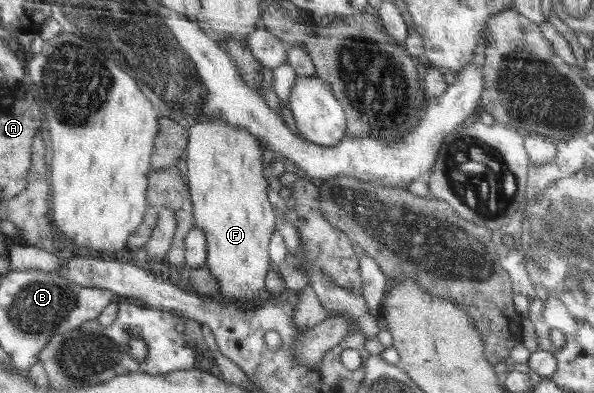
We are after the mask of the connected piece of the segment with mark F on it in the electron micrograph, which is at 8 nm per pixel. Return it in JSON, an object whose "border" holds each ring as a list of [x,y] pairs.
{"border":[[[198,120],[194,126],[188,129],[189,139],[185,149],[186,167],[187,167],[187,186],[189,187],[189,193],[192,201],[192,214],[194,217],[193,226],[197,226],[204,231],[206,235],[206,262],[205,267],[210,271],[212,276],[217,278],[220,286],[220,295],[226,300],[231,299],[242,300],[246,298],[248,302],[252,300],[259,300],[260,293],[264,290],[265,278],[273,266],[271,258],[269,257],[269,243],[272,233],[275,231],[275,209],[270,205],[267,197],[267,188],[272,188],[268,181],[264,178],[264,166],[263,152],[260,141],[253,135],[250,134],[245,128],[233,128],[228,122],[222,122],[221,120]]]}

